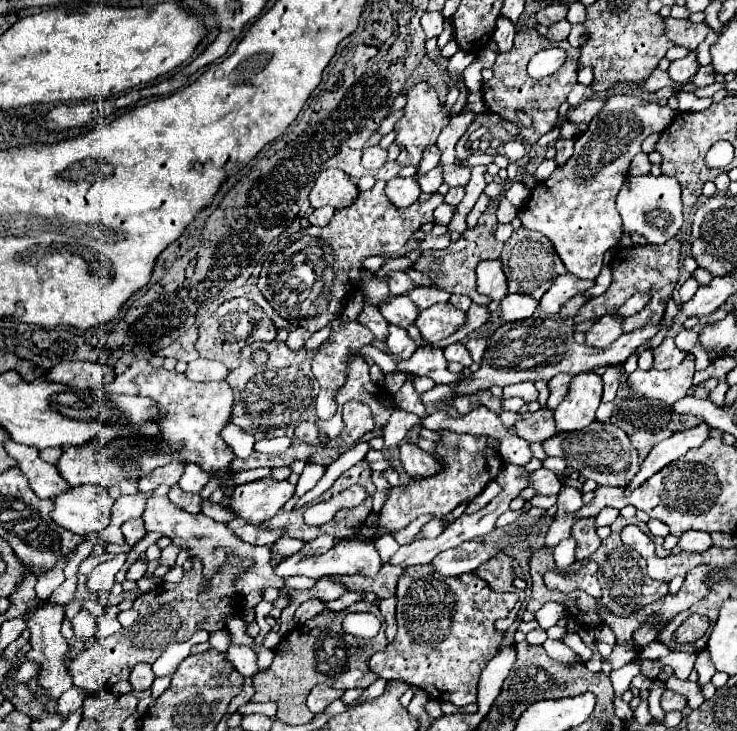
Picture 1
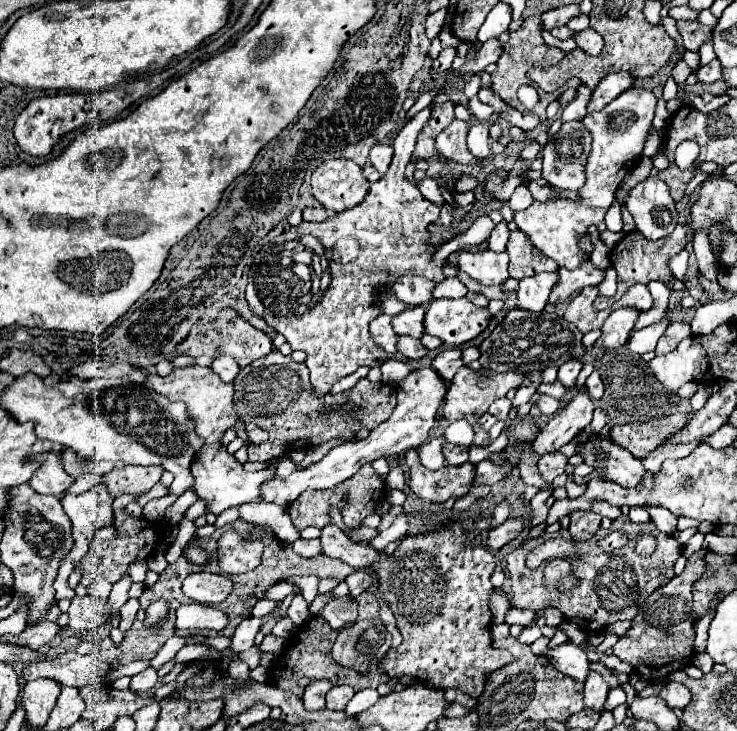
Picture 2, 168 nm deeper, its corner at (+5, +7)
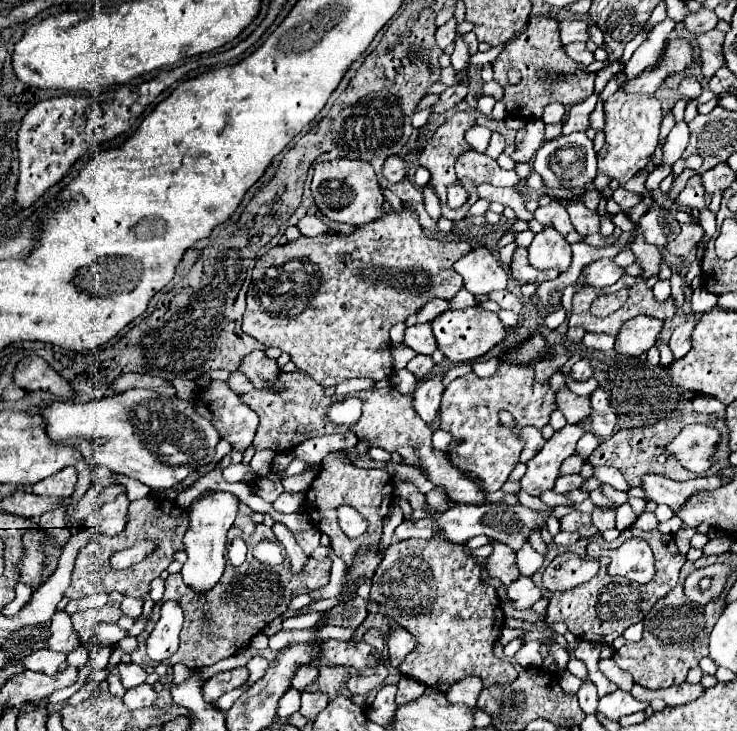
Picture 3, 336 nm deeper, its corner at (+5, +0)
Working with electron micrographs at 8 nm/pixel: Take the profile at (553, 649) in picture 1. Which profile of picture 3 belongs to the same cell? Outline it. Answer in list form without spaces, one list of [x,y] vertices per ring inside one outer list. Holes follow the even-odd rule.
[[[588,679],[582,681],[582,685],[580,685],[576,697],[578,697],[580,707],[582,707],[582,711],[584,711],[586,715],[596,713],[596,707],[598,707],[598,693],[596,693],[596,687],[594,687],[592,681],[588,681]]]

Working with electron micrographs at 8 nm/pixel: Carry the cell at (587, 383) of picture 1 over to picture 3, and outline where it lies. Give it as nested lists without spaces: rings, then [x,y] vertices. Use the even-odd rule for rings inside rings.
[[[566,425],[560,431],[554,431],[546,445],[526,463],[528,471],[520,479],[522,491],[538,497],[542,491],[552,489],[562,461],[574,453],[578,439],[584,433],[584,427],[580,425]]]

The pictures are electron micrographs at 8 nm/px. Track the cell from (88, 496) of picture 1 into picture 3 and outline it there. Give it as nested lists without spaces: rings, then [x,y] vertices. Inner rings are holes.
[[[118,495],[112,503],[104,503],[102,507],[98,507],[94,511],[94,517],[92,517],[92,523],[96,523],[96,527],[100,529],[102,535],[106,537],[114,537],[118,535],[126,521],[126,509],[128,509],[128,497],[126,495]]]

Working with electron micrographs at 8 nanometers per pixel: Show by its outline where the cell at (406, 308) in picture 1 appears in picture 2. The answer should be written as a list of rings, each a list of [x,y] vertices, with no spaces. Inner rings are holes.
[[[426,304],[418,308],[406,308],[404,312],[394,316],[392,320],[394,332],[400,336],[422,338],[424,336],[424,314],[426,314]]]

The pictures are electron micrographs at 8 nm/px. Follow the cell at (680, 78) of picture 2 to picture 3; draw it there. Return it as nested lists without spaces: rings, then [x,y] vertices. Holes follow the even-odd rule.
[[[694,77],[682,79],[682,83],[680,83],[680,87],[678,87],[678,91],[680,91],[684,97],[688,97],[688,99],[696,99],[696,97],[700,95],[700,89],[702,89],[702,85],[700,85]]]

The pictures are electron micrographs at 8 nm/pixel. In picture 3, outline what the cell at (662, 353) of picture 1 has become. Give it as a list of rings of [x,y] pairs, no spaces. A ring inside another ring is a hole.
[[[686,321],[682,325],[678,325],[670,337],[670,349],[674,353],[674,359],[684,357],[690,351],[690,333],[694,329],[694,321]]]

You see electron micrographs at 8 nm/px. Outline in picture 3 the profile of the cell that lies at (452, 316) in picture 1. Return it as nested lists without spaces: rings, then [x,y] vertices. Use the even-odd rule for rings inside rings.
[[[468,307],[468,309],[458,309],[458,311],[448,309],[442,315],[438,315],[438,319],[434,319],[432,331],[436,337],[438,349],[452,363],[464,363],[464,361],[476,359],[476,357],[484,355],[486,351],[490,351],[498,341],[502,341],[506,337],[506,329],[504,329],[502,321],[498,319],[498,315],[490,313],[490,311],[482,311],[480,307]]]

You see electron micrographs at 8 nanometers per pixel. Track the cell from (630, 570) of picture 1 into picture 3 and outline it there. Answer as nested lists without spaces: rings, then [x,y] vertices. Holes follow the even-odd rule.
[[[650,531],[650,547],[654,551],[654,559],[656,559],[656,575],[648,585],[638,585],[638,583],[618,583],[616,577],[610,577],[607,567],[610,562],[608,557],[598,559],[599,571],[596,577],[592,577],[588,583],[578,585],[576,589],[570,591],[548,591],[541,581],[544,569],[550,564],[552,559],[558,555],[559,549],[561,553],[572,551],[585,557],[587,547],[587,539],[580,539],[578,542],[569,547],[557,546],[554,543],[547,545],[547,554],[544,556],[542,567],[531,577],[534,583],[540,587],[543,597],[548,599],[548,609],[546,609],[546,621],[548,623],[566,623],[568,631],[572,635],[576,635],[578,639],[584,641],[596,641],[602,645],[612,645],[612,641],[616,637],[620,637],[624,633],[624,629],[628,629],[630,625],[642,621],[646,617],[646,613],[652,609],[652,605],[664,597],[670,589],[674,589],[674,585],[678,583],[678,575],[680,575],[680,567],[684,565],[684,557],[678,555],[678,547],[674,543],[672,535],[664,535],[660,531]]]

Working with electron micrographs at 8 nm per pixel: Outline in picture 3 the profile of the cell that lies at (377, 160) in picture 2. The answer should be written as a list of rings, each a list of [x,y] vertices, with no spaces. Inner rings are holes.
[[[392,155],[390,159],[384,161],[384,165],[382,165],[382,175],[384,175],[390,183],[402,181],[404,175],[406,175],[406,165],[404,165],[404,161]]]

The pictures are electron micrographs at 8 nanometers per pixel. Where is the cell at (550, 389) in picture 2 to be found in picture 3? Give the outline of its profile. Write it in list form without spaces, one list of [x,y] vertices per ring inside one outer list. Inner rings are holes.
[[[554,373],[550,377],[550,387],[556,393],[556,405],[566,417],[568,423],[580,423],[590,415],[590,401],[588,397],[578,397],[566,385],[566,377],[562,373]]]

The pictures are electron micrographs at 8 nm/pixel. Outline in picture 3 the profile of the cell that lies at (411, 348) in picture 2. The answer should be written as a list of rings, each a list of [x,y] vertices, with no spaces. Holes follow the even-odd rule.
[[[416,355],[406,365],[406,369],[410,369],[418,379],[424,379],[432,367],[434,367],[434,361],[432,361],[432,357],[426,357],[426,355]]]

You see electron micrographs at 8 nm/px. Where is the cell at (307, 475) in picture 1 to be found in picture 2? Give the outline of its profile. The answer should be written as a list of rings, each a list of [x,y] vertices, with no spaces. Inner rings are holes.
[[[252,502],[240,506],[240,518],[256,524],[256,526],[268,526],[276,538],[282,542],[292,544],[294,540],[300,538],[300,530],[292,528],[292,520],[288,514],[288,508],[282,508],[274,503]]]

